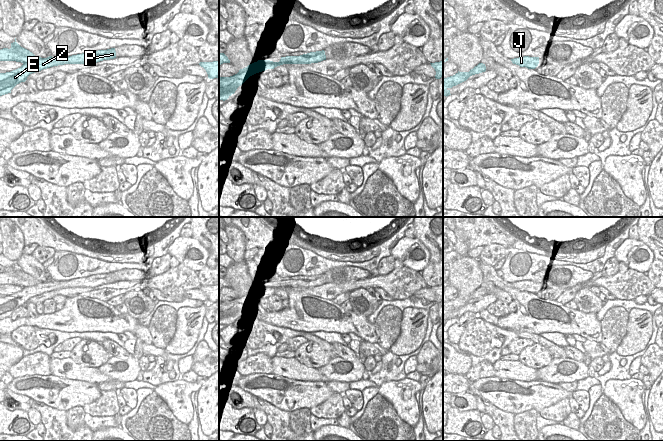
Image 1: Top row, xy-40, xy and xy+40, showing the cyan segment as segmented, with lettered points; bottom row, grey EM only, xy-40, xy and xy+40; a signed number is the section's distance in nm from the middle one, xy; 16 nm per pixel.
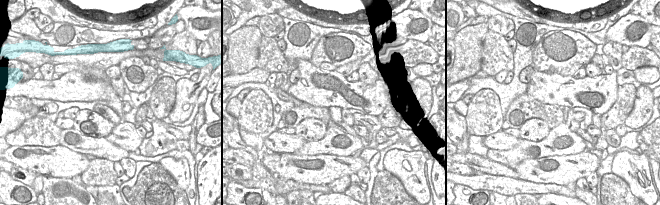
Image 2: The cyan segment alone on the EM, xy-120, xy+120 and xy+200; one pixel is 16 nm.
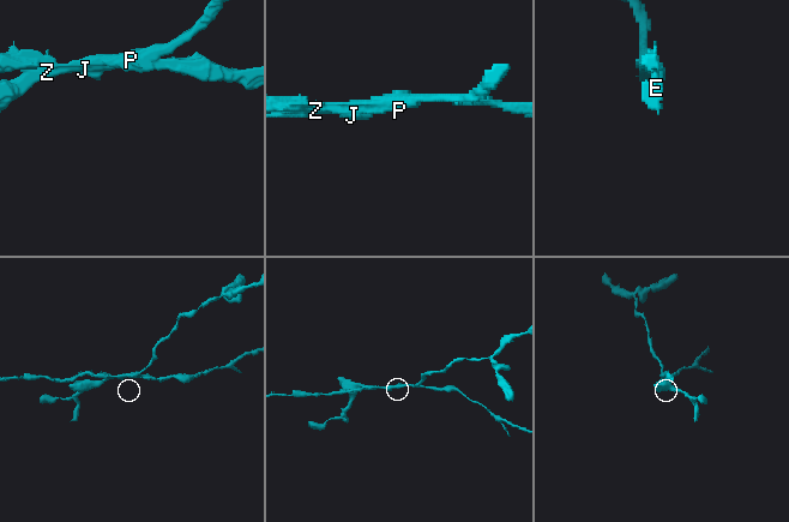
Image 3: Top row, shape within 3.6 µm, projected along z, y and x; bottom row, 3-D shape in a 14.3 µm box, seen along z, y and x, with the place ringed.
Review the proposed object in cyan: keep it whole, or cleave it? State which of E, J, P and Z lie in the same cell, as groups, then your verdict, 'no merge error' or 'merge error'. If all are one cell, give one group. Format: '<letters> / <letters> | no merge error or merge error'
E J Z / P | merge error

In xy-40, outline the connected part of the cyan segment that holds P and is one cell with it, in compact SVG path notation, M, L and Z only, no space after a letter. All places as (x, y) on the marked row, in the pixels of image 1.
M114 49L107 50L106 54L93 55L93 56L85 56L82 59L82 62L85 63L97 63L103 60L110 60L116 58L116 51Z

